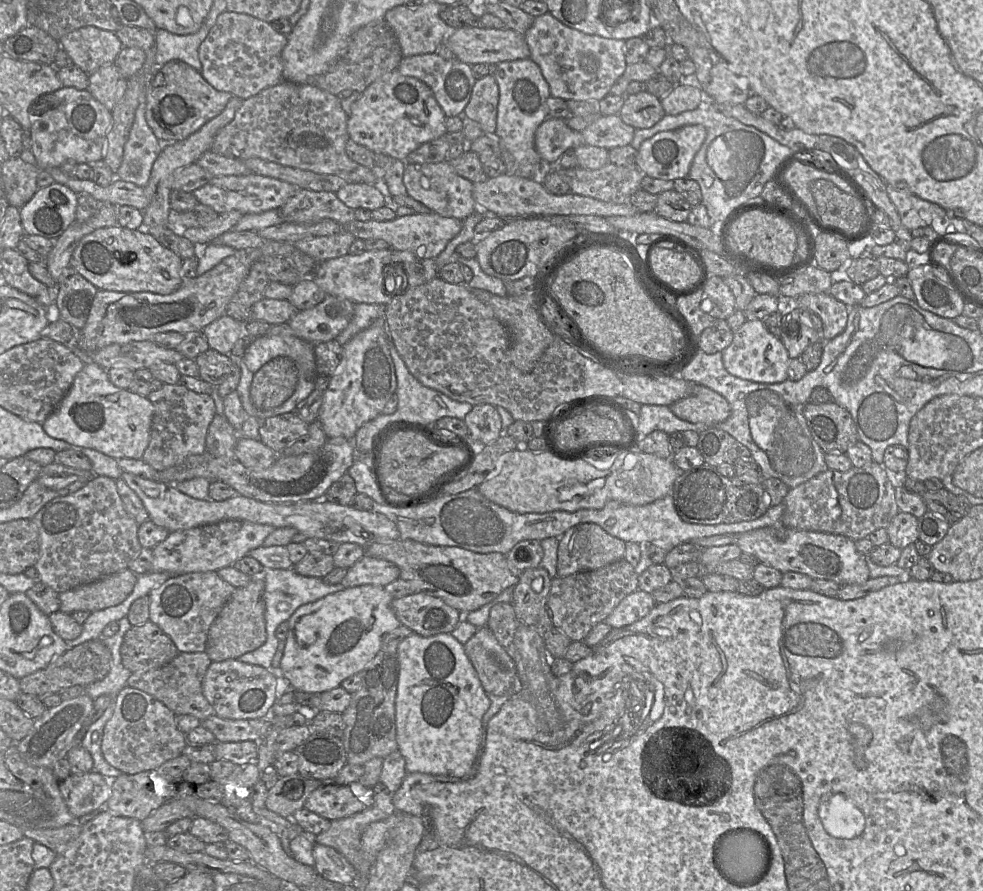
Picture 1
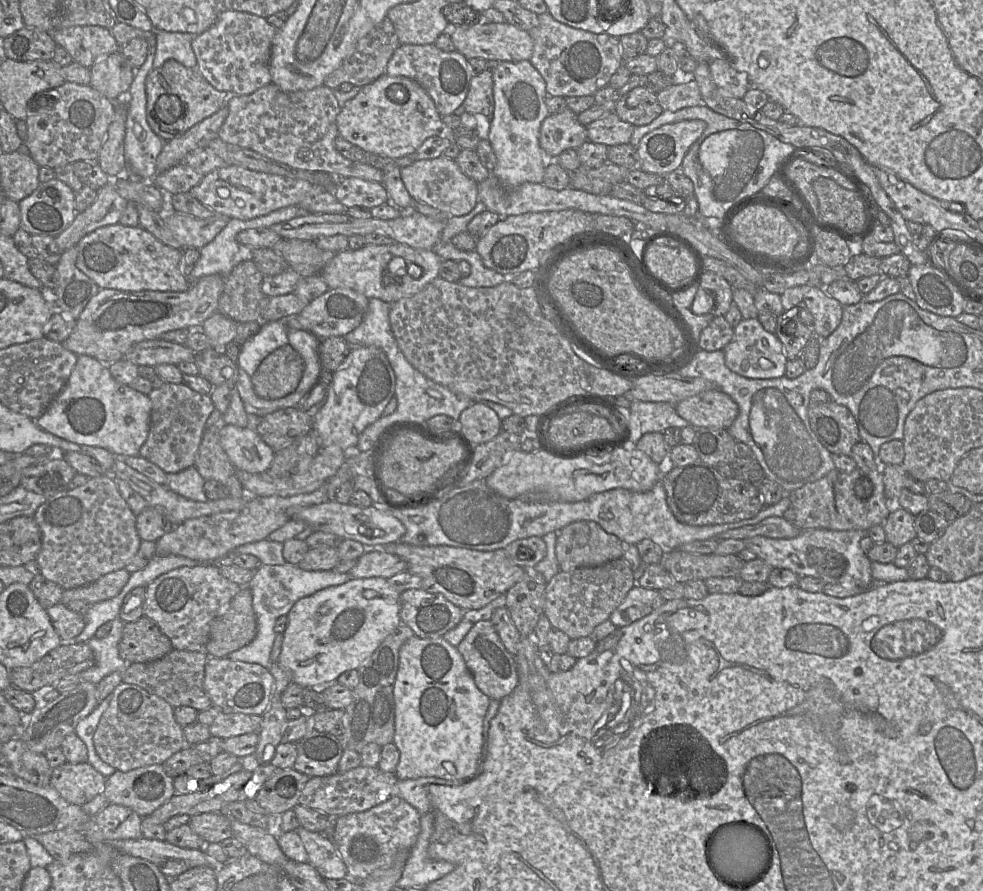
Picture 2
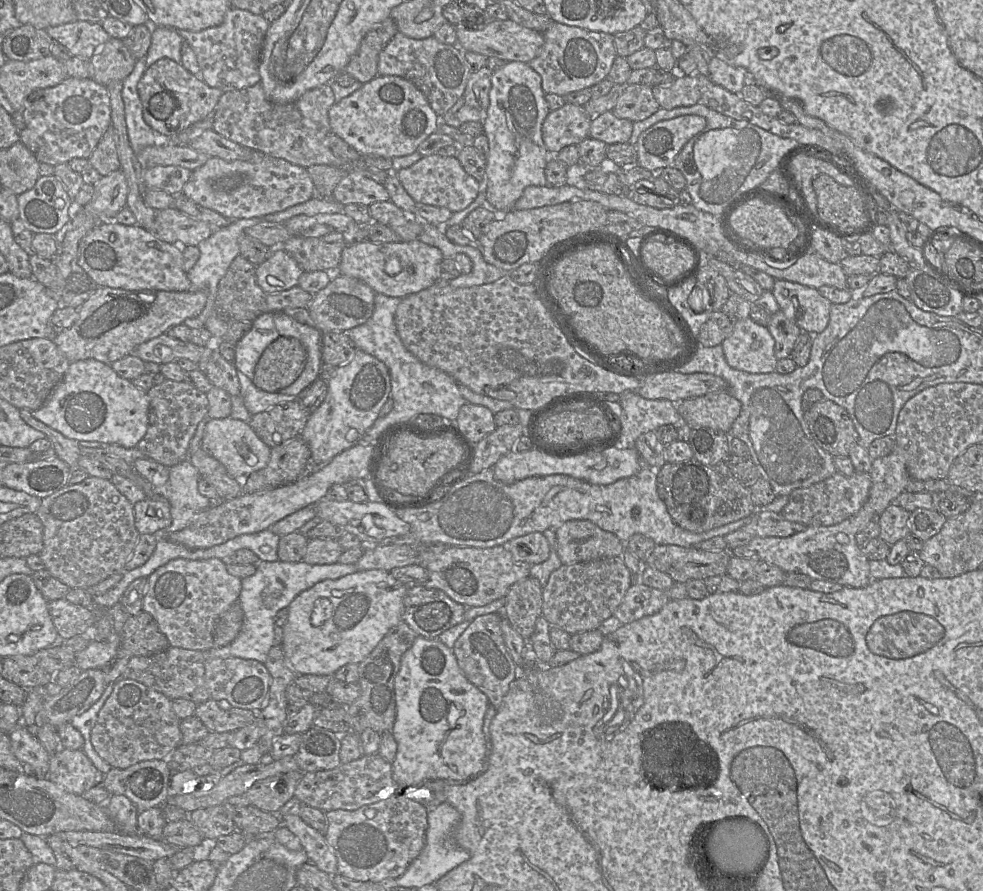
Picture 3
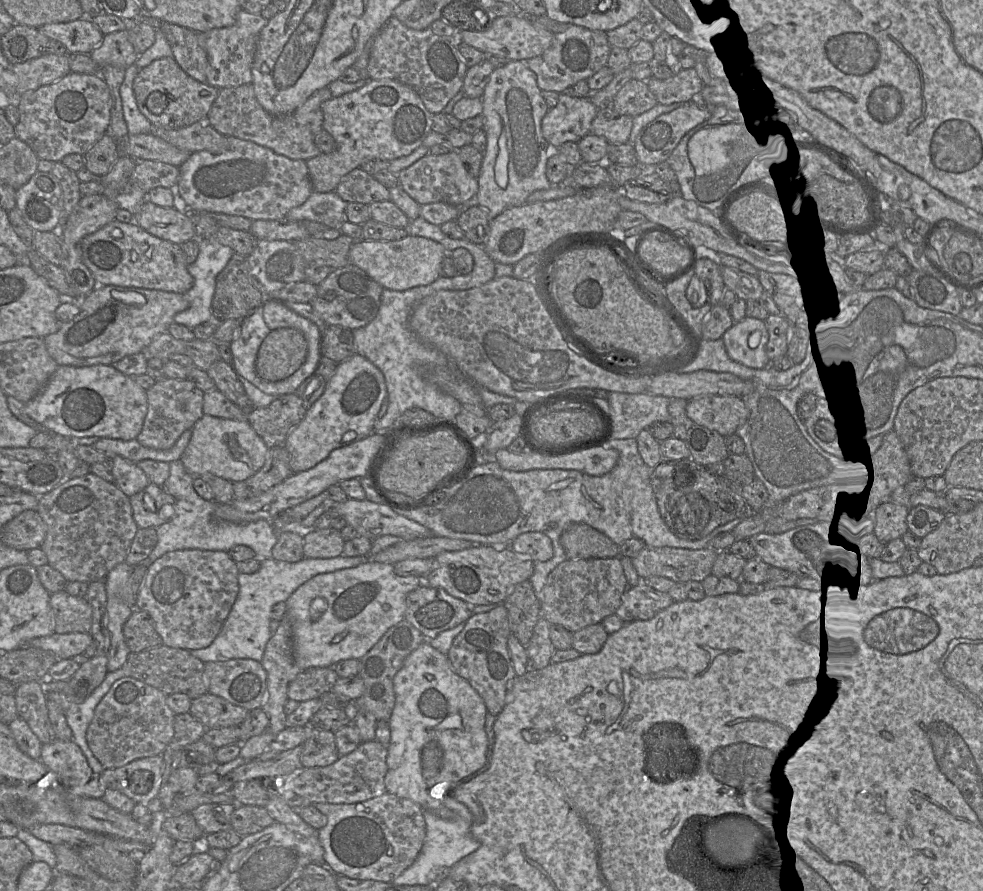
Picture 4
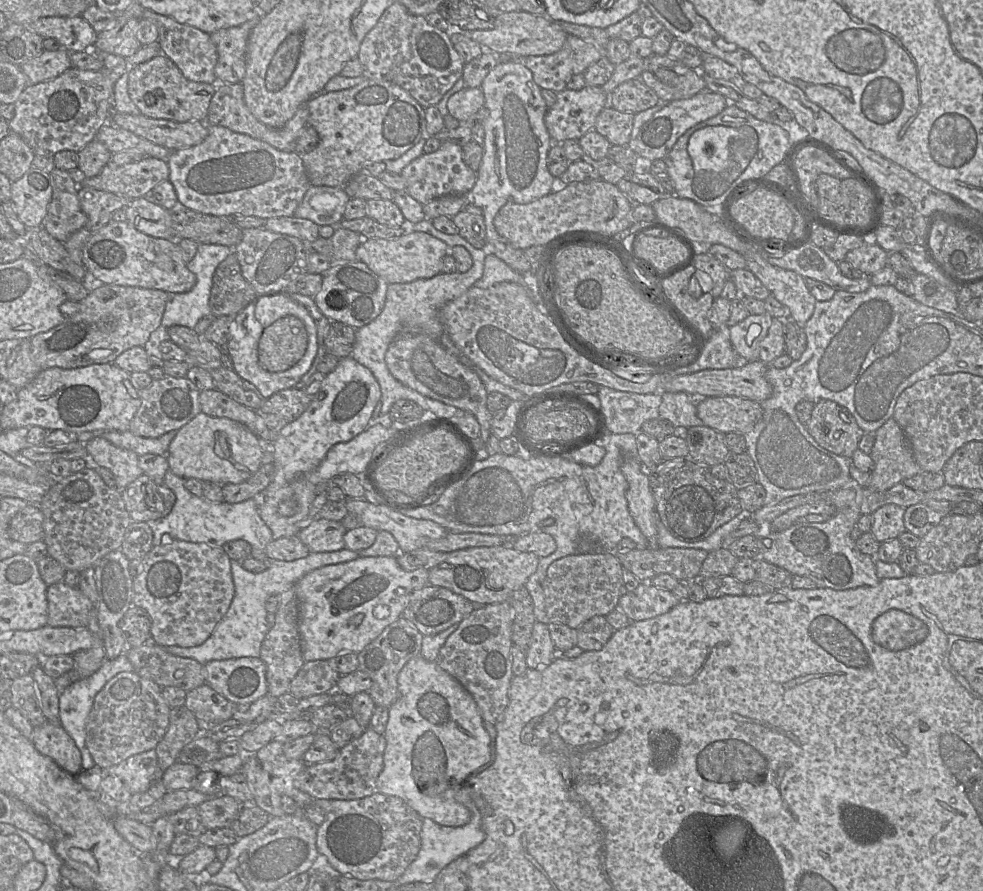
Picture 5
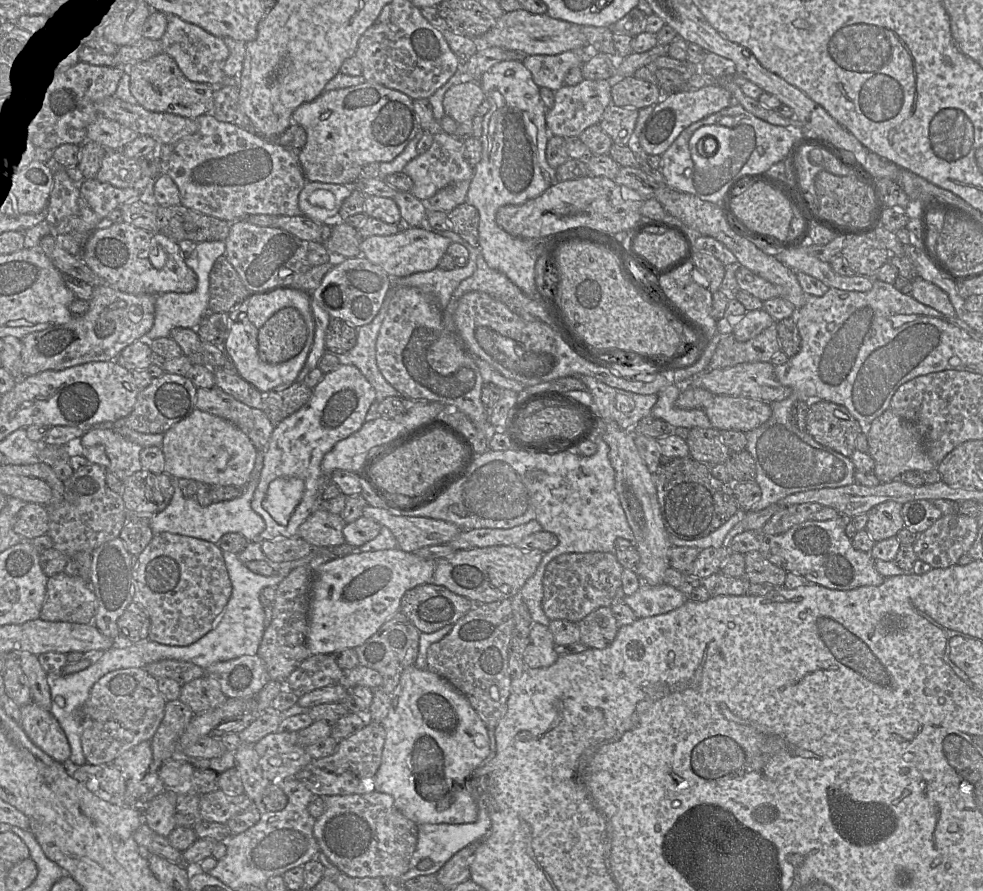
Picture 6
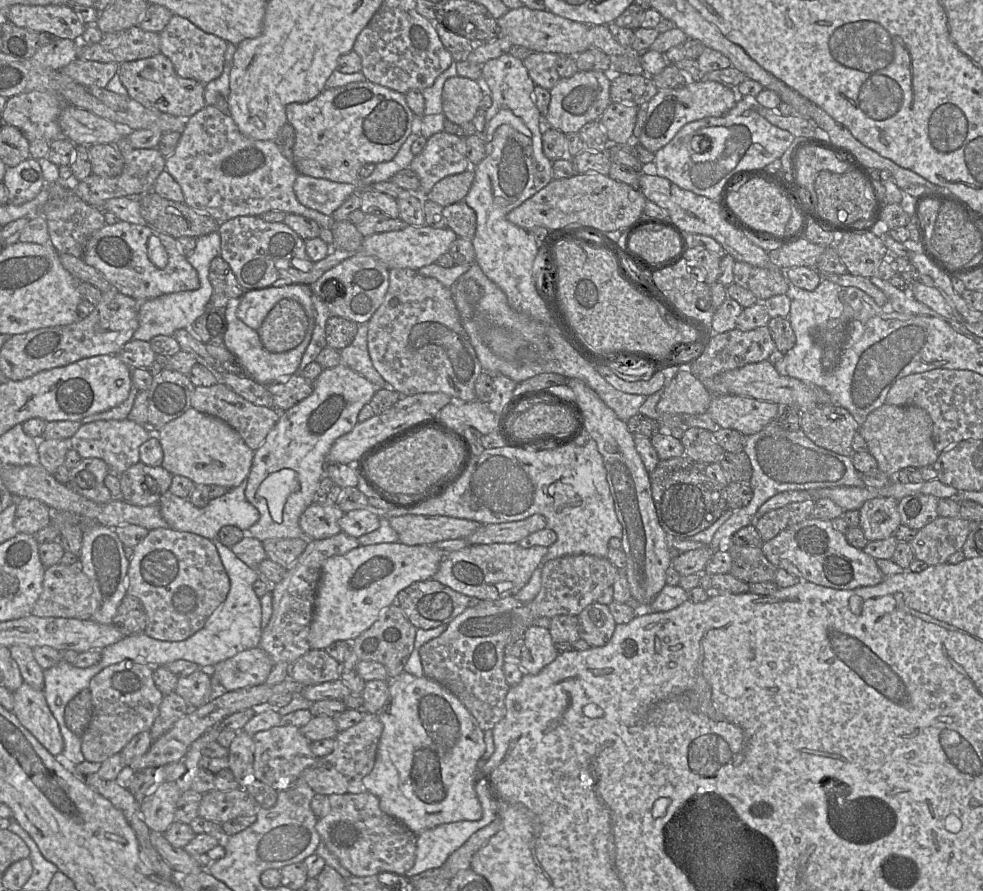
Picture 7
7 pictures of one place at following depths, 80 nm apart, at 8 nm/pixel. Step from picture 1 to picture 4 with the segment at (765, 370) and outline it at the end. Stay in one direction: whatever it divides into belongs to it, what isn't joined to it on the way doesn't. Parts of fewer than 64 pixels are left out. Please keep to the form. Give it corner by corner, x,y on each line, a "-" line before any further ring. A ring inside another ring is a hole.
745,317
734,323
722,337
728,356
735,362
753,369
770,366
766,354
769,339
765,321

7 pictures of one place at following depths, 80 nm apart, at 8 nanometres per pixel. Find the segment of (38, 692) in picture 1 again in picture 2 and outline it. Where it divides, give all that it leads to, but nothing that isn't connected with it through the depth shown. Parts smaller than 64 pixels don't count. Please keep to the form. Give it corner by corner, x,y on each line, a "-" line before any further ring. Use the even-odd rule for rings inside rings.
62,642
57,648
48,652
45,656
37,660
30,666
17,667
9,669
9,677
11,684
21,690
33,693
36,690
40,690
43,687
56,686
56,683
62,678
68,675
79,674
95,664
95,655
91,647
87,643
76,642

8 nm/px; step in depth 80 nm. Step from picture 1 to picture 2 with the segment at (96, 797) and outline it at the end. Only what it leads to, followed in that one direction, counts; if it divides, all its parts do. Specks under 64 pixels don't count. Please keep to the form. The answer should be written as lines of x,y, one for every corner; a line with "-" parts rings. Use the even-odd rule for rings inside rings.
66,762
52,770
50,785
67,802
83,806
95,796
104,793
106,777
89,762

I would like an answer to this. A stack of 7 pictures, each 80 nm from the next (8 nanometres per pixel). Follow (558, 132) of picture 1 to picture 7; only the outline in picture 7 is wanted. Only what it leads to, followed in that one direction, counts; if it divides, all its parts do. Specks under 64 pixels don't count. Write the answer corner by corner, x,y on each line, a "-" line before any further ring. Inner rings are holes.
579,70
569,78
560,78
550,90
551,100
548,111
543,117
543,125
567,134
578,133
588,122
599,121
601,114
611,103
611,76
612,74
602,71

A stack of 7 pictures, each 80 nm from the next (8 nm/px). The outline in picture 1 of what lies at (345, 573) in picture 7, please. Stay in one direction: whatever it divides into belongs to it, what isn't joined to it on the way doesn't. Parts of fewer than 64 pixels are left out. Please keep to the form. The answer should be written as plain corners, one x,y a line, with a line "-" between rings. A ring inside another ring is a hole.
365,584
346,587
298,607
288,620
289,630
280,663
285,685
293,690
321,694
341,686
343,680
361,672
380,650
384,634
401,625
391,608
393,599
384,587

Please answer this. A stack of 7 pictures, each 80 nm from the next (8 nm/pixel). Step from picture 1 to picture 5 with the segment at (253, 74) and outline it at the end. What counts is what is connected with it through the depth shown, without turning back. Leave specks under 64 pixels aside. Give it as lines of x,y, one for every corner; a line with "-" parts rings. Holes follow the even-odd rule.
256,4
256,9
253,11
253,17
251,19
247,20
246,22
244,22
241,25
230,27
230,28
225,28
225,29
220,29
220,30
210,34
210,38
211,38
212,42
214,43
214,45
216,46
217,53
218,53
218,61
217,61
217,64
215,66
215,75
217,77
217,80
220,82
220,84
221,83
242,83
242,80
243,80
243,78
245,76
245,73
246,73
246,48
247,48
247,42
248,42
248,39
249,39
249,36
250,36
250,33
251,33
252,29
260,22
262,16
264,16
264,15
262,15
261,12
257,9
257,4

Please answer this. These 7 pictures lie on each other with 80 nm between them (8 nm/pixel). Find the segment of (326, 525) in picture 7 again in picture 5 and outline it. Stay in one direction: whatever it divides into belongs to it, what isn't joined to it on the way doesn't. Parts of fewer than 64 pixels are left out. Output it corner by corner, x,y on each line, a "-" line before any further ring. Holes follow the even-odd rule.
310,519
298,532
298,537
310,552
332,552
345,548
346,530
339,521

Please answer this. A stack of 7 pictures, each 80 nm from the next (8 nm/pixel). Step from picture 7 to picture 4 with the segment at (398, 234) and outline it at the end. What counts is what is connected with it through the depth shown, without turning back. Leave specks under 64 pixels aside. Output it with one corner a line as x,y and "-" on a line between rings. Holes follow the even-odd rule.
407,235
395,241
356,241
350,248
349,259
350,264
364,270
383,288
403,291
437,280
441,276
442,261
446,254
445,247
439,242

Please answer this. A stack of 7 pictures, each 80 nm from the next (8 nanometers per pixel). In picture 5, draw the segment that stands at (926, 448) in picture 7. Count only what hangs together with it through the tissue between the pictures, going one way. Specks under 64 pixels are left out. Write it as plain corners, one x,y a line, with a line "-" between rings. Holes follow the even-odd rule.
893,416
874,435
875,442
870,453
874,468
866,487
873,491
885,491
906,478
923,473

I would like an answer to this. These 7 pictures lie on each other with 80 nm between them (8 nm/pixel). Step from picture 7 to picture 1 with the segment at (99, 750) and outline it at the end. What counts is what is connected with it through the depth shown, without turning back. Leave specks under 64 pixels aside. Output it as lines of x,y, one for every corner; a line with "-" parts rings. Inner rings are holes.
124,687
114,696
114,712
104,726
101,751
104,759
125,774
156,770
163,763
182,754
188,744
176,724
176,715
152,695

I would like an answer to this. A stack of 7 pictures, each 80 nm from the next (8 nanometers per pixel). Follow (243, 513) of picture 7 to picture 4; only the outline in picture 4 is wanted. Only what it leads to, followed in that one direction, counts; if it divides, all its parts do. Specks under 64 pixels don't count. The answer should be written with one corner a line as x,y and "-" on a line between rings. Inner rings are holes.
180,459
170,462
169,465
170,474
162,487
166,492
175,498
175,504
172,508
172,517
166,523
156,528
157,544
146,560
142,561
142,564
140,565
148,567
164,554
175,550
202,549
228,552
236,545
246,545
252,548
256,553
256,558
258,559
273,559
272,549
277,542
278,533
270,521
260,519
253,522
237,524
233,522
217,520
214,517
214,511
218,504
214,500
205,500
200,497
193,487
194,477
199,476
192,476
190,473
188,473

